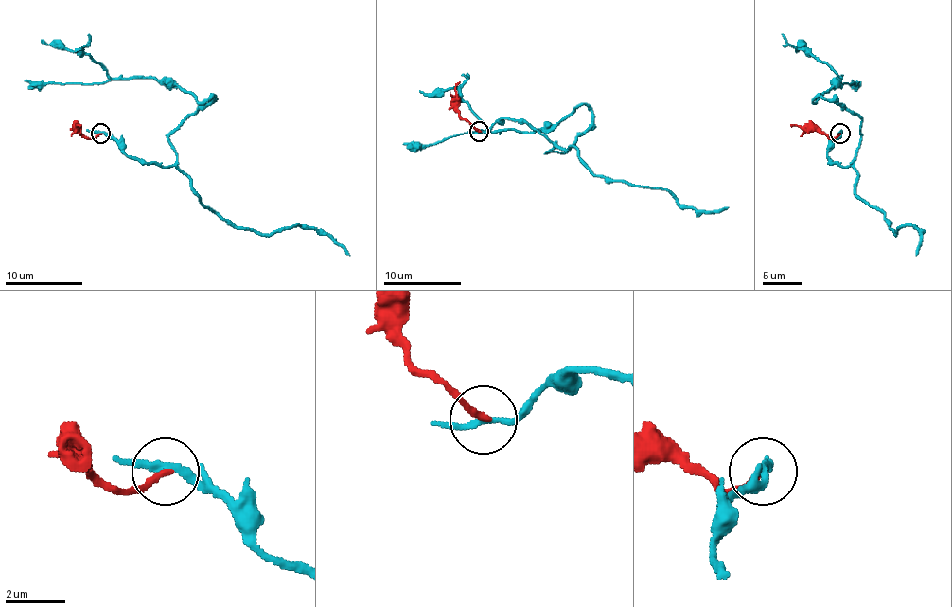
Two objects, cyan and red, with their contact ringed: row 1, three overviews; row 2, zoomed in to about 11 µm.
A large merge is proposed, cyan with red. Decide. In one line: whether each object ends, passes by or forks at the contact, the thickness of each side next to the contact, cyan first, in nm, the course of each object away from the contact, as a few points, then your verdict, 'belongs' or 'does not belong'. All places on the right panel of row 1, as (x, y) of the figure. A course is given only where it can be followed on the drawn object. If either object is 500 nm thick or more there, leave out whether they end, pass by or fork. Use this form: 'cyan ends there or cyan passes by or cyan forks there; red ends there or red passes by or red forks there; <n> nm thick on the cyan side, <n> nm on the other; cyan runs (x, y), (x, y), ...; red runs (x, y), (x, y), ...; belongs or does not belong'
cyan passes by; red ends there; 200 nm thick on the cyan side, 240 nm on the other; cyan runs (839, 133), (828, 156), (849, 166), (861, 119), (832, 99), (812, 101), (841, 79), (797, 51), (799, 39); red runs (839, 133), (830, 138), (824, 133), (804, 131), (797, 125), (791, 127); does not belong

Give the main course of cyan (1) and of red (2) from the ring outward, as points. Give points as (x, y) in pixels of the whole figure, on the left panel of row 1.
1: (99, 133), (129, 156), (172, 166), (170, 134), (213, 98), (112, 79), (82, 51), (42, 39)
2: (99, 133), (86, 138), (77, 125), (80, 127)

